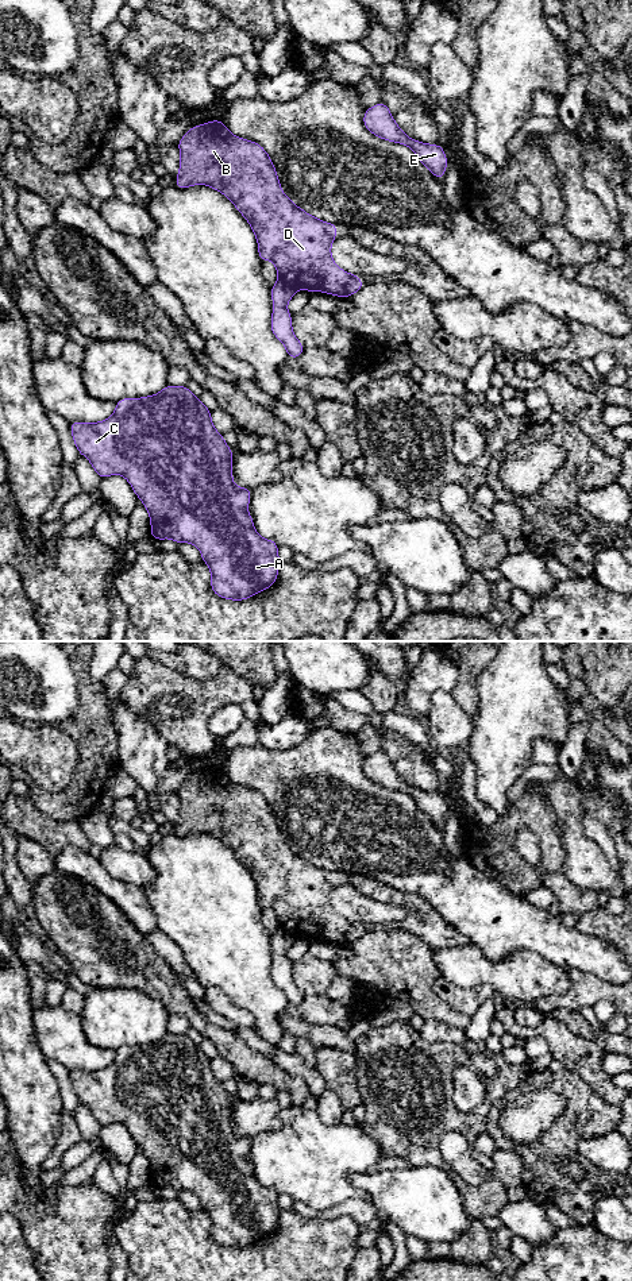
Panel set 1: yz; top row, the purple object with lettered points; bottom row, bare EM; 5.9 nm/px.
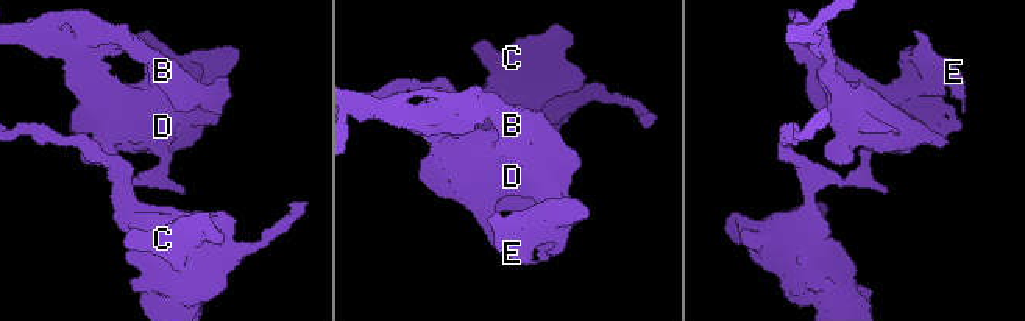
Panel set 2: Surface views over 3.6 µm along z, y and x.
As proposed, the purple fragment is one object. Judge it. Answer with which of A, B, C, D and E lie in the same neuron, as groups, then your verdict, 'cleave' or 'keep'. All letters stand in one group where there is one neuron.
A C / B D E | cleave

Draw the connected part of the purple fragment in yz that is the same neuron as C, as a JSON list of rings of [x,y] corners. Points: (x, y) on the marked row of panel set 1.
[[[166,385],[159,393],[142,398],[122,398],[111,417],[99,423],[70,423],[73,441],[99,474],[123,475],[136,497],[143,502],[149,516],[150,536],[158,541],[172,539],[177,544],[190,543],[201,552],[201,560],[211,570],[211,589],[224,599],[244,601],[262,593],[277,582],[280,557],[278,545],[261,537],[248,513],[251,489],[236,487],[232,476],[232,449],[219,433],[211,410],[194,397],[188,386]]]

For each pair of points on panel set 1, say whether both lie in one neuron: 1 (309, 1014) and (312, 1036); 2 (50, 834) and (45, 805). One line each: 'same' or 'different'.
1: different
2: different

